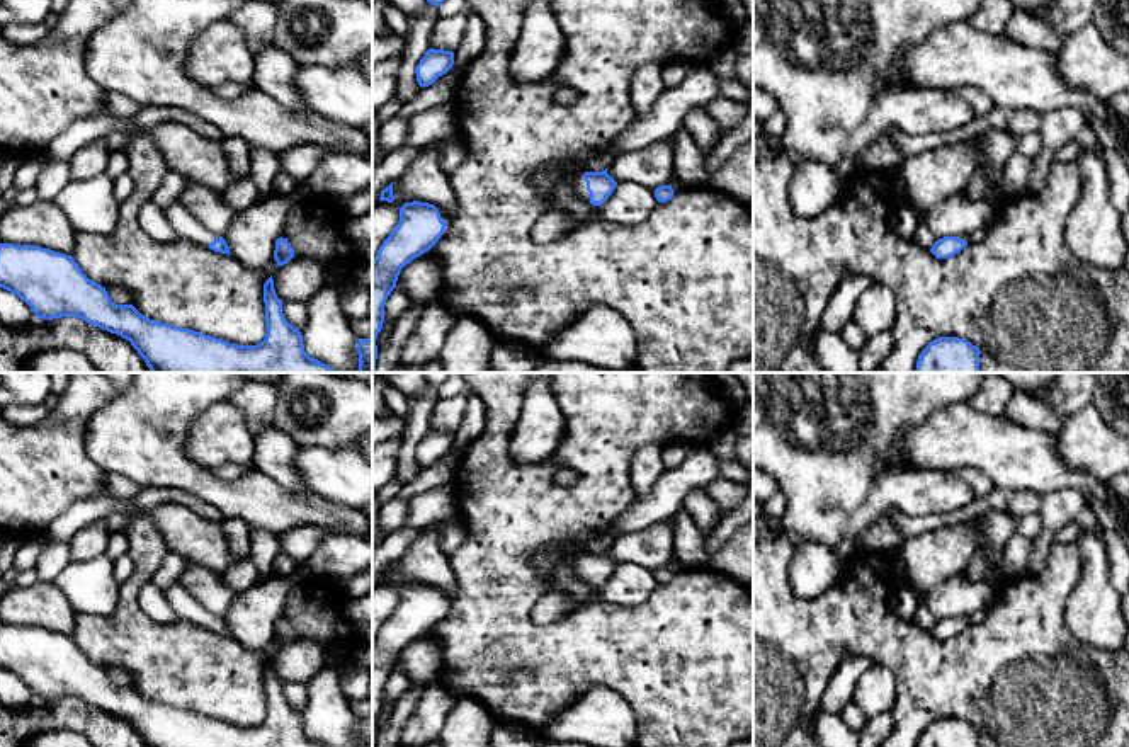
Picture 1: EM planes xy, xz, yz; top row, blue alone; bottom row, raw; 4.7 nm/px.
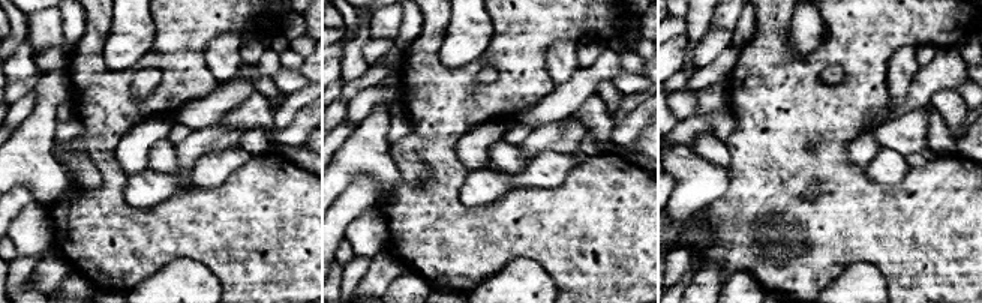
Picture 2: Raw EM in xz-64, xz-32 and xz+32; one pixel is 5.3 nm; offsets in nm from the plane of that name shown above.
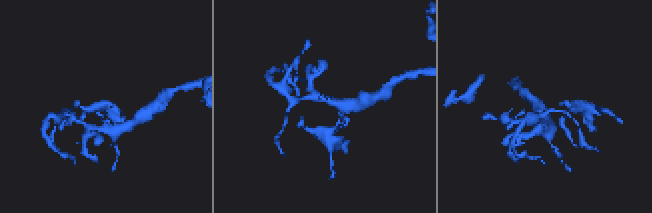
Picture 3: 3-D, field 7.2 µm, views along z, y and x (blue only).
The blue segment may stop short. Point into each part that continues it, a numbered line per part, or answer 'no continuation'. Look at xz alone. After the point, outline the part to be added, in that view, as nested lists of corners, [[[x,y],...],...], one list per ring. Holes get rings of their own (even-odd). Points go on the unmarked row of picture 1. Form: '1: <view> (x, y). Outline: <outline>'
1: xz (578, 565). Outline: [[[578,555],[571,562],[571,570],[573,570],[576,579],[583,580],[585,584],[590,584],[590,573],[587,572],[587,563],[583,560],[583,555]]]

